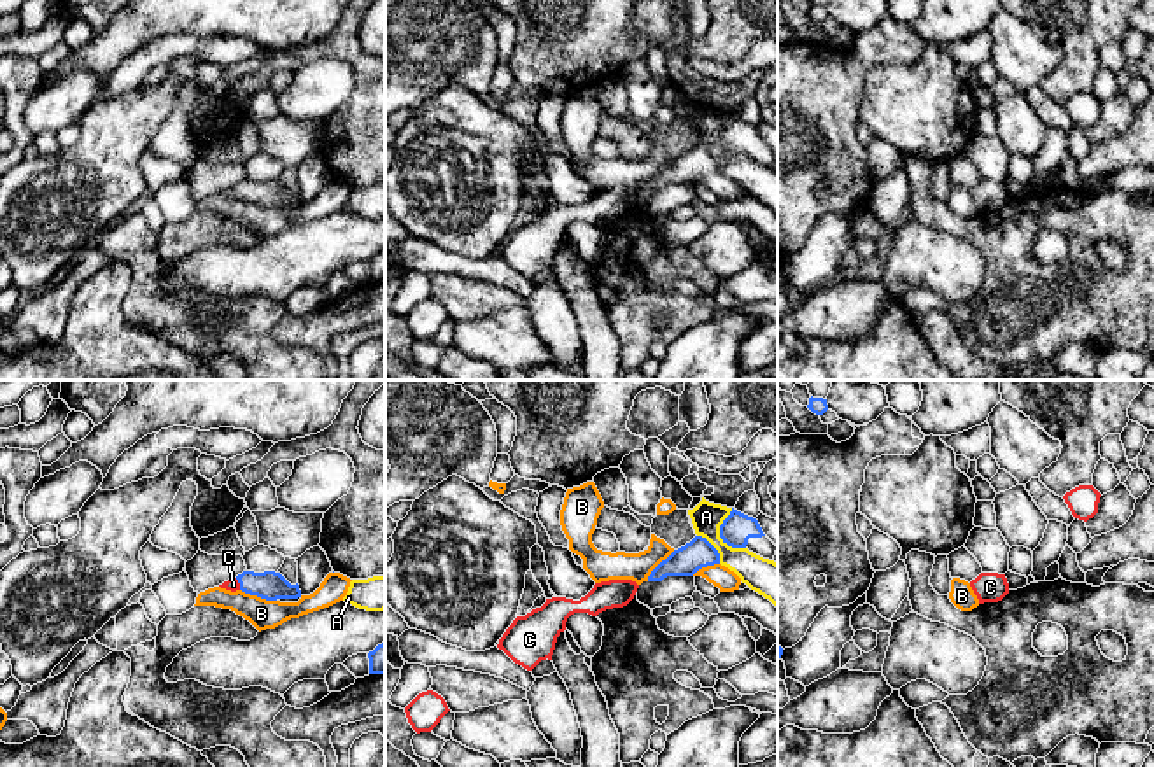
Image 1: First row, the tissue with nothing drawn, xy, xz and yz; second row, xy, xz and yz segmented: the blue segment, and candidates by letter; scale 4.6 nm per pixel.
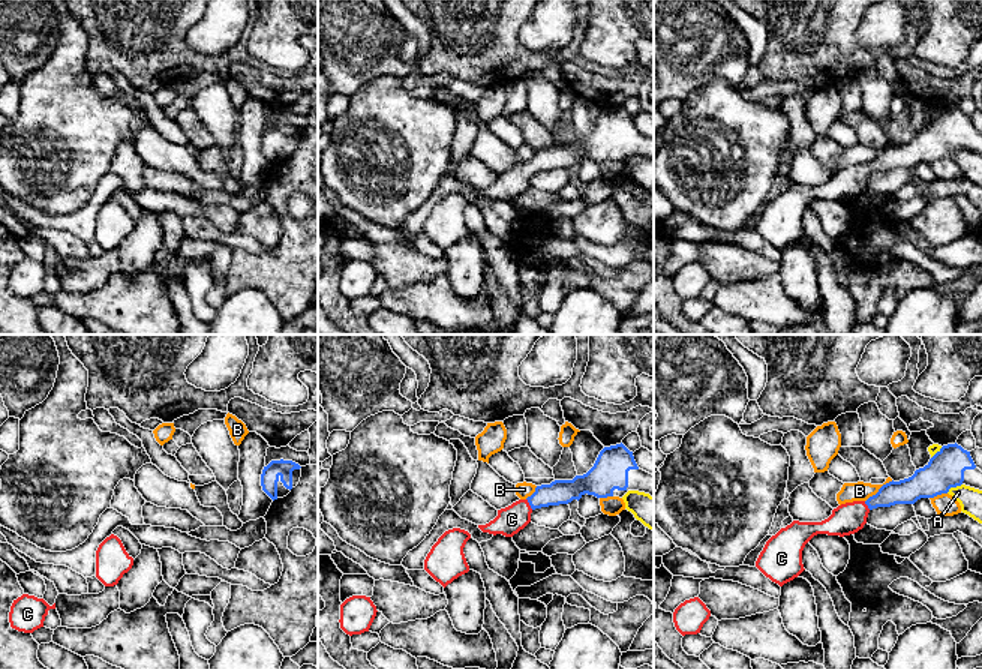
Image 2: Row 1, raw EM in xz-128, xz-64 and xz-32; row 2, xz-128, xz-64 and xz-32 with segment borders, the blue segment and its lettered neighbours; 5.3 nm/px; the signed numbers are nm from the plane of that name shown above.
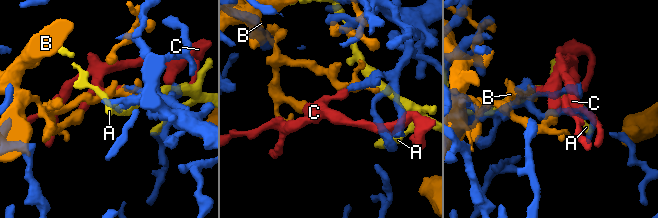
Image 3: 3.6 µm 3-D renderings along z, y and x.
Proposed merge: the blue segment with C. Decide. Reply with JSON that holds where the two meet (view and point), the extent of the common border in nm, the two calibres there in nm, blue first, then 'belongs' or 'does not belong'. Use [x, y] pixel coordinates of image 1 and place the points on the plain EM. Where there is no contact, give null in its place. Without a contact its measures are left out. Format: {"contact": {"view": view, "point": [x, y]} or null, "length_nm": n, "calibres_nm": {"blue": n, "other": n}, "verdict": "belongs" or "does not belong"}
{"contact": {"view": "xy", "point": [239, 189]}, "length_nm": 60, "calibres_nm": {"blue": 140, "other": 60}, "verdict": "belongs"}

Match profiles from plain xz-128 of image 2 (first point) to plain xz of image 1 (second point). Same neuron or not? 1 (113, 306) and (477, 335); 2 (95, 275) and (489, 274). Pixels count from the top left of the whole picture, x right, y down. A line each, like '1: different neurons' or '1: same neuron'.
1: same neuron
2: different neurons

